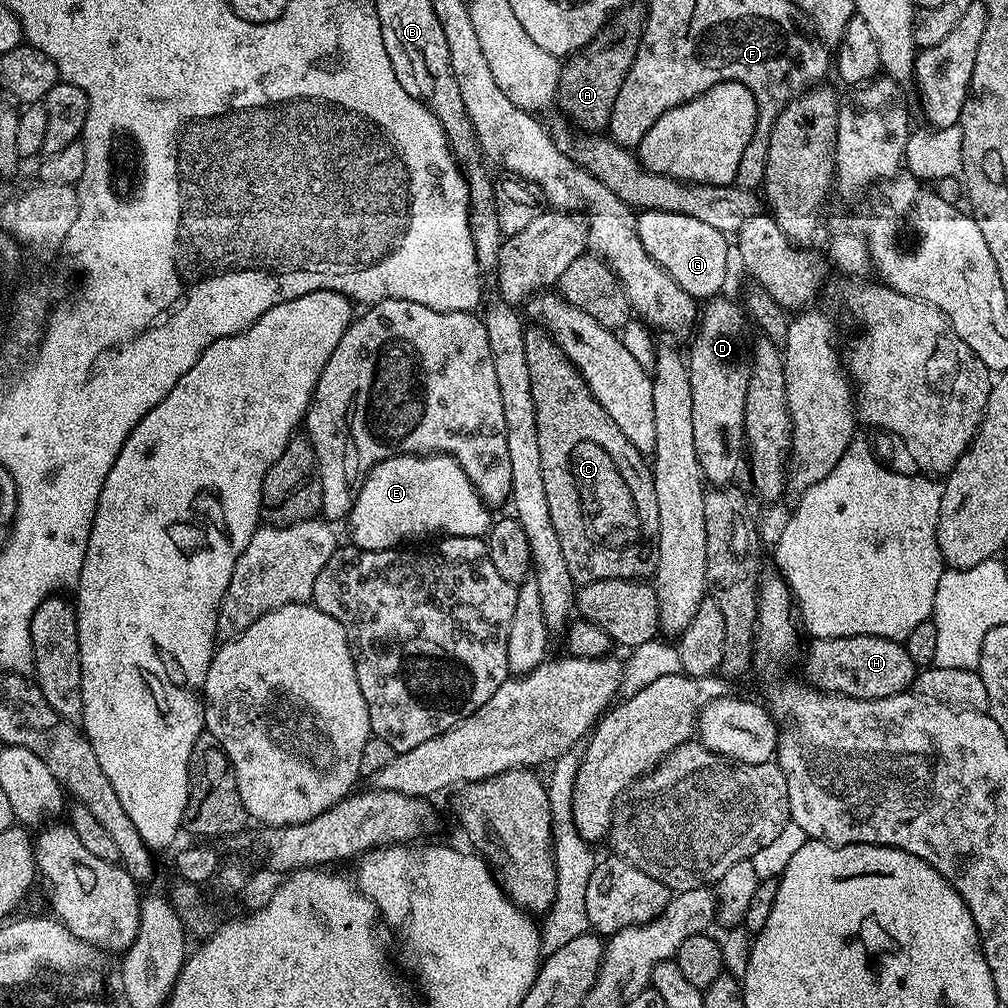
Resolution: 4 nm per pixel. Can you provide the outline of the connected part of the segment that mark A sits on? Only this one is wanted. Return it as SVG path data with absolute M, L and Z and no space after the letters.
M629 3L627 8L620 9L615 17L614 25L616 29L605 31L596 37L578 52L573 52L571 56L563 61L560 69L560 83L555 85L554 92L560 96L560 108L577 124L575 127L584 134L600 134L607 129L610 122L610 114L614 110L614 98L618 98L618 90L622 90L622 82L626 82L626 74L634 62L634 54L640 45L640 34L644 30L644 18L646 8L643 3Z

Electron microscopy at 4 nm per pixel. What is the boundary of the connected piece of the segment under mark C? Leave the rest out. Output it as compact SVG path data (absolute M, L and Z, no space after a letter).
M528 326L524 329L524 346L526 348L526 366L530 374L530 386L534 402L534 414L538 430L538 450L542 452L542 486L546 486L546 502L550 506L550 522L558 534L558 543L562 546L562 558L566 558L566 570L570 570L573 581L583 586L599 580L634 580L648 578L653 575L656 563L656 537L660 534L658 522L658 498L654 494L654 482L652 481L652 469L645 453L632 445L630 438L618 430L614 418L602 410L602 406L592 397L588 384L580 375L579 369L568 360L564 349L545 334L539 327Z

